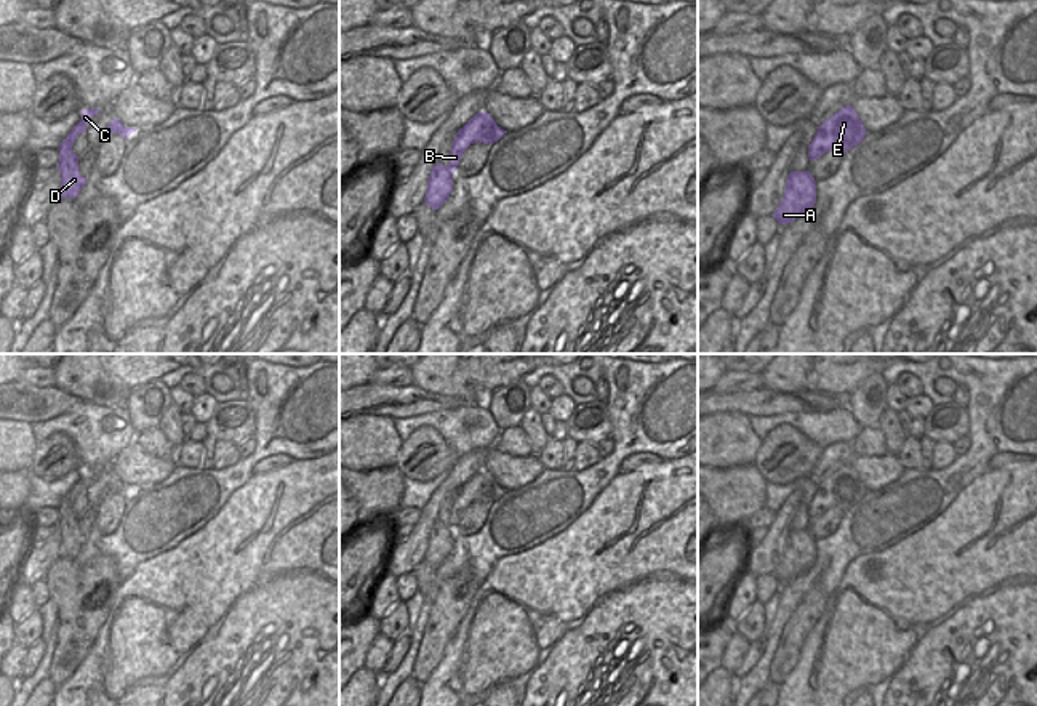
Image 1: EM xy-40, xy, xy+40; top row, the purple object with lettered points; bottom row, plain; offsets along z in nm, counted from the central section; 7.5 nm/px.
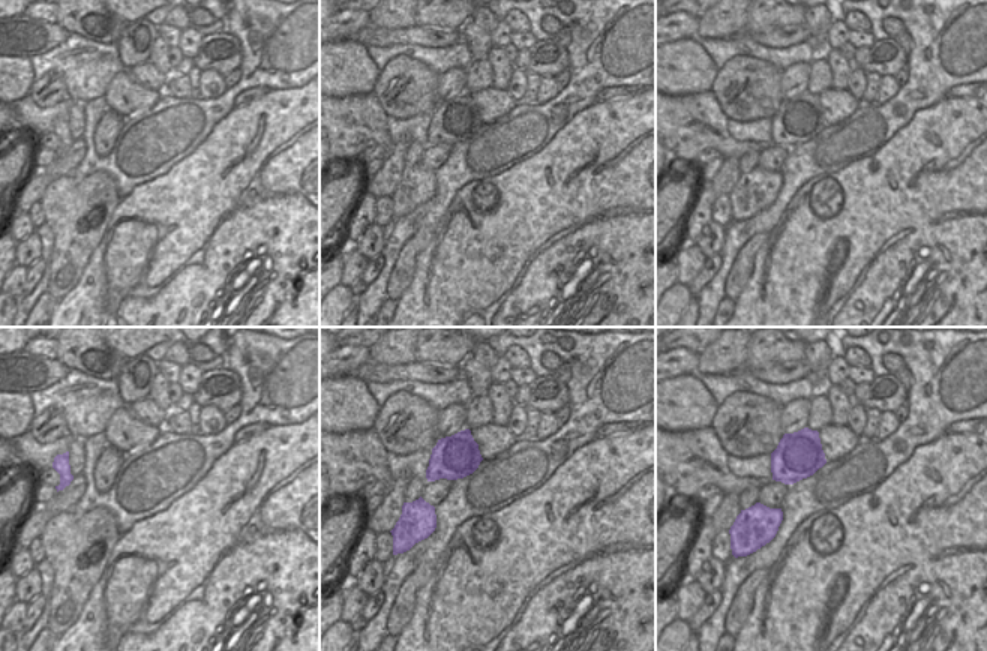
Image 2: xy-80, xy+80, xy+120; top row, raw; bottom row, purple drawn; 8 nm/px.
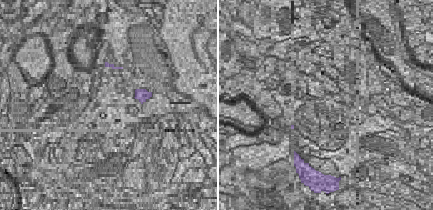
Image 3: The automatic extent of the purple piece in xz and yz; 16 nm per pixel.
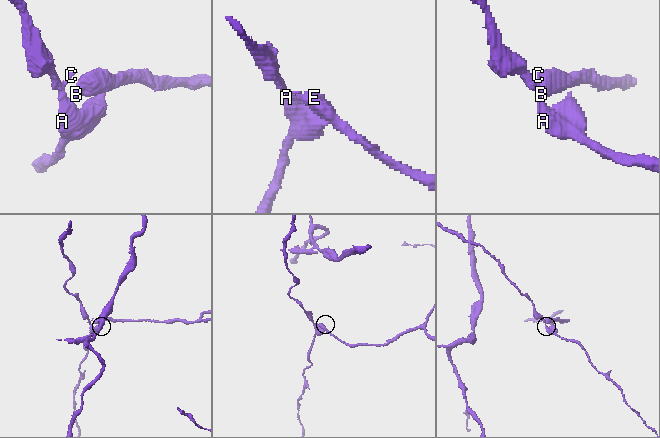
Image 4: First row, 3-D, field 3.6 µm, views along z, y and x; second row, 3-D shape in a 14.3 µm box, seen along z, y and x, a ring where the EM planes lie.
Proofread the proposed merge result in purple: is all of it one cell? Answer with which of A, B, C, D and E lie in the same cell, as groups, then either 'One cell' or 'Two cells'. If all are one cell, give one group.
Groups: A C D / B E. Two cells

